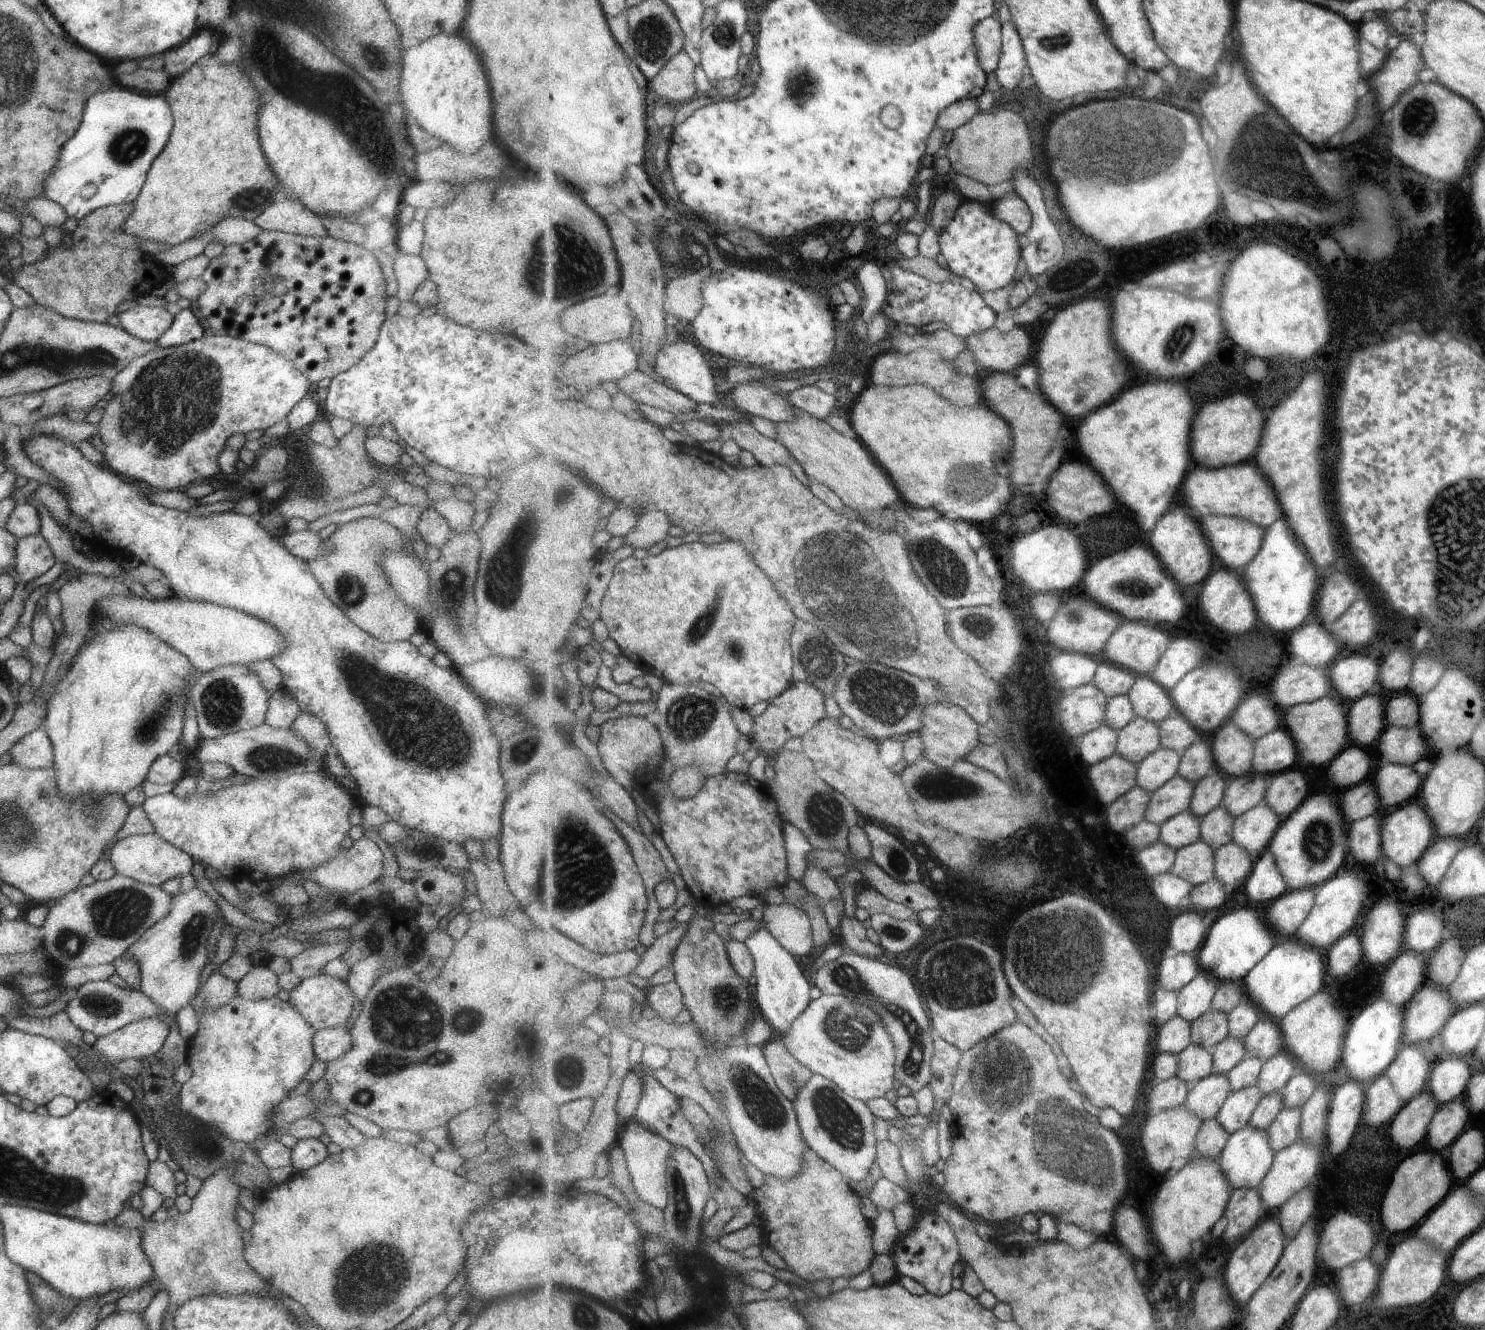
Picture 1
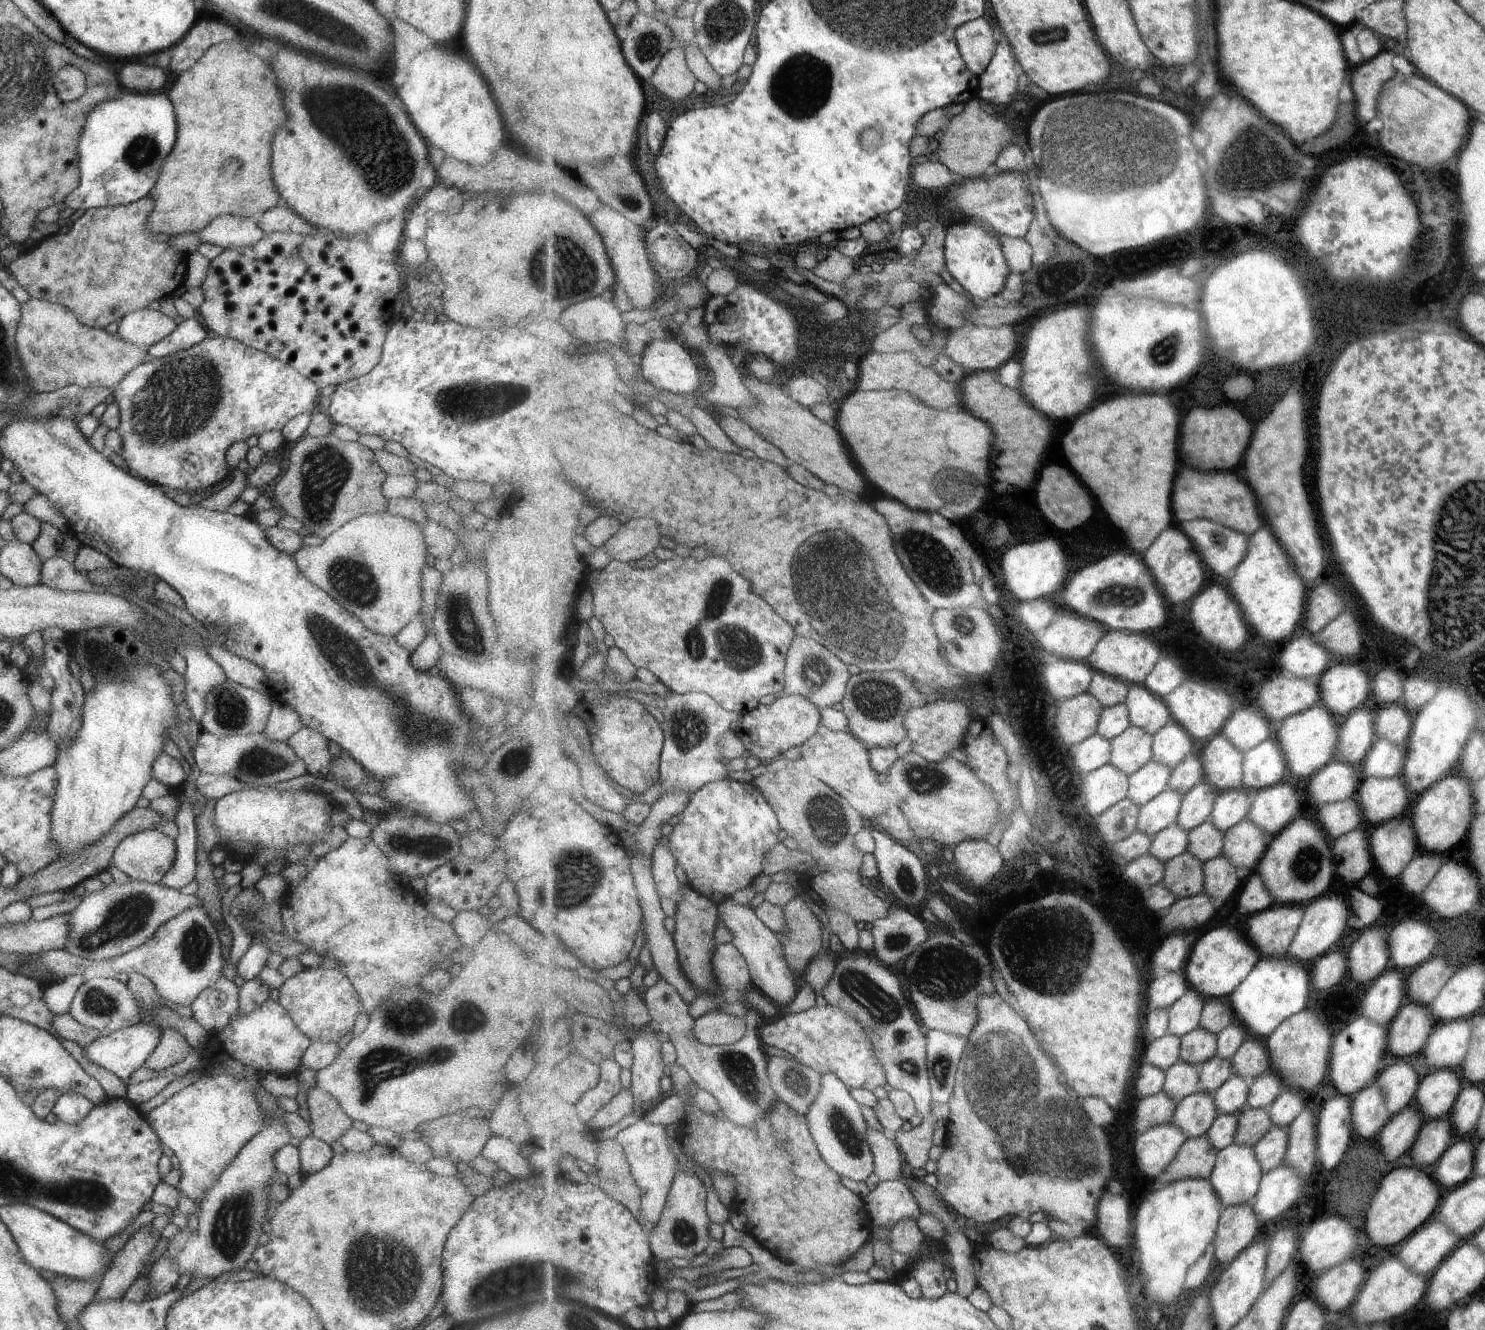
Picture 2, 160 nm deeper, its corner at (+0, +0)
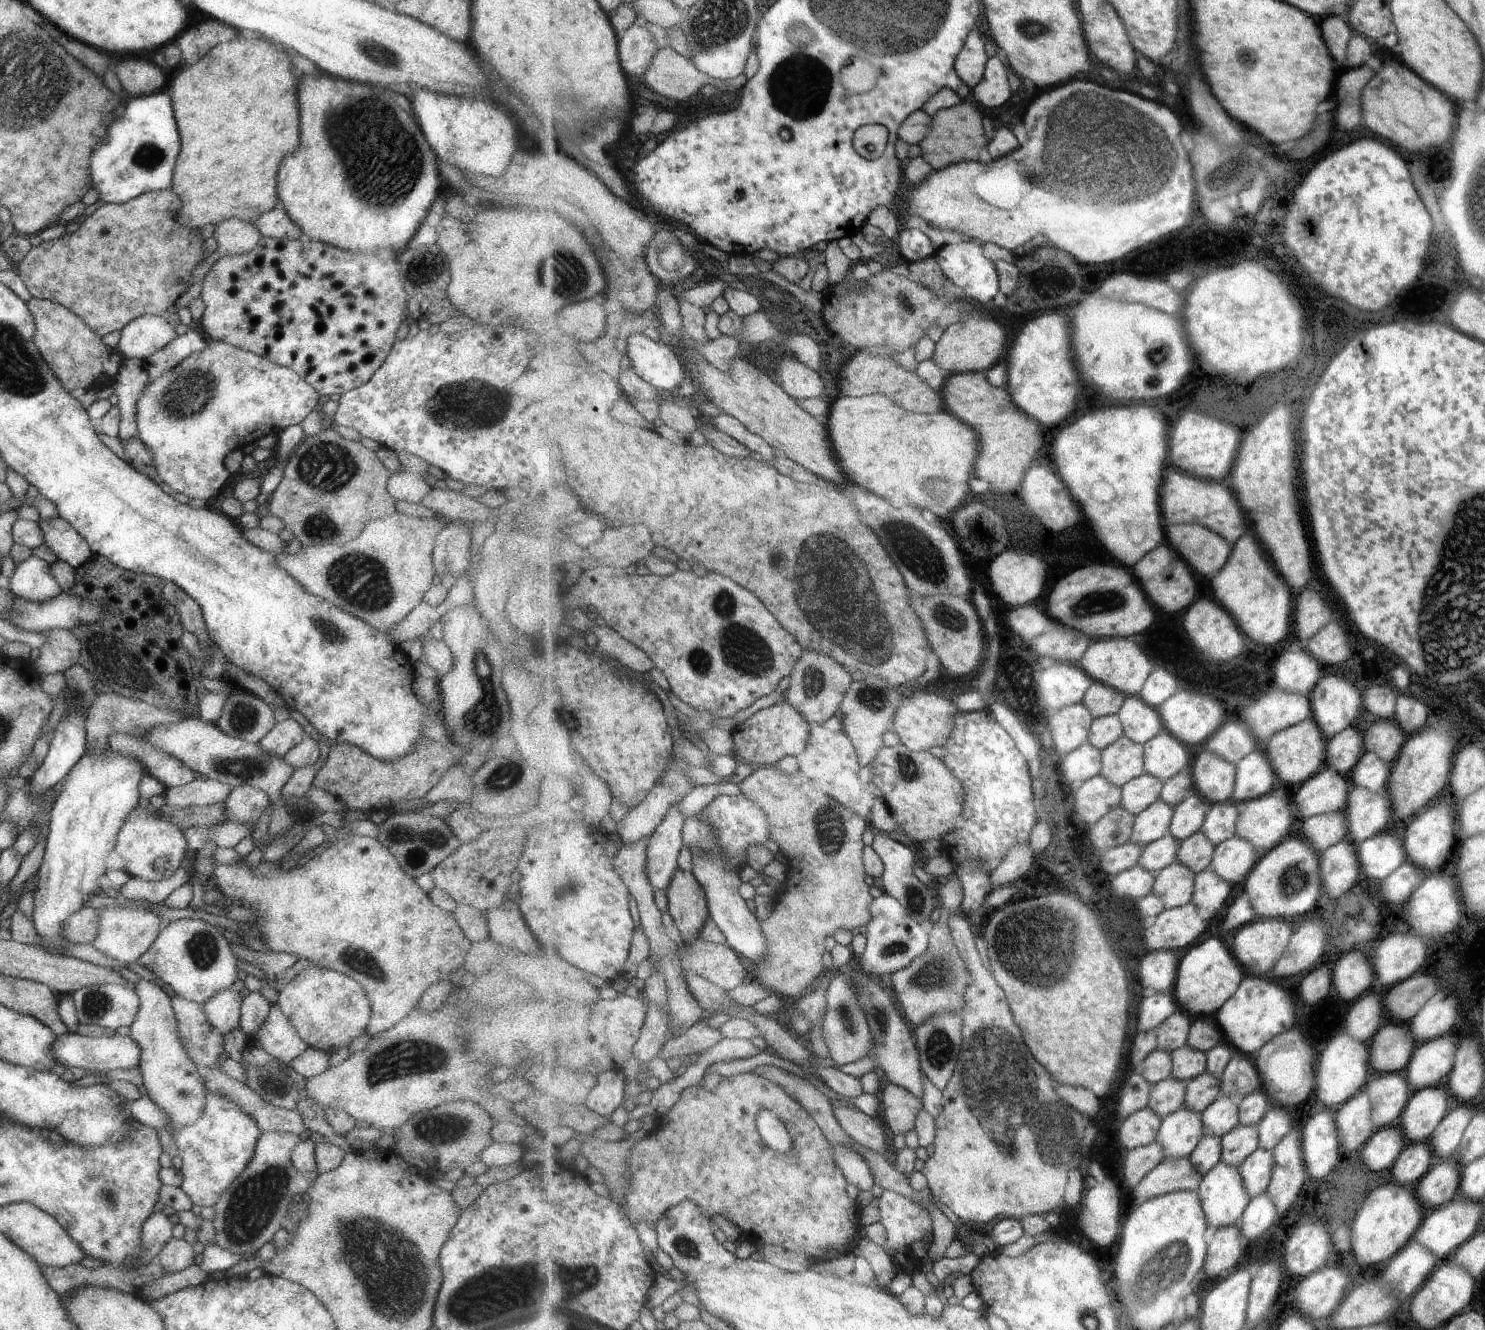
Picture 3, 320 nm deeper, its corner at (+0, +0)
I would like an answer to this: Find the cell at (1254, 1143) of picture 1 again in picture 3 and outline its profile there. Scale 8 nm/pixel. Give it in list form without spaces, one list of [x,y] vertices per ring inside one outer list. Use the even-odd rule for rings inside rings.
[[[1220,1162],[1217,1167],[1201,1179],[1196,1195],[1201,1200],[1208,1226],[1217,1229],[1232,1227],[1239,1222],[1252,1201],[1245,1190],[1240,1169],[1223,1162]]]

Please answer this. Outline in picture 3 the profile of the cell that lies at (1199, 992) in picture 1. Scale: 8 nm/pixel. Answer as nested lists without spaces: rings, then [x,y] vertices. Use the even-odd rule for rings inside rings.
[[[1179,1008],[1169,1020],[1166,1020],[1156,1033],[1159,1036],[1158,1049],[1173,1054],[1187,1046],[1188,1036],[1193,1024],[1193,1016]]]

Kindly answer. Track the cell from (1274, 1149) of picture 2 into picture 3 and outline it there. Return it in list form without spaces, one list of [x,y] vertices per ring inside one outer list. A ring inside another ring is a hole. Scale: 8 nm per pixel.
[[[1257,1149],[1240,1166],[1240,1173],[1243,1179],[1245,1190],[1251,1200],[1263,1195],[1269,1188],[1274,1158],[1272,1151]]]

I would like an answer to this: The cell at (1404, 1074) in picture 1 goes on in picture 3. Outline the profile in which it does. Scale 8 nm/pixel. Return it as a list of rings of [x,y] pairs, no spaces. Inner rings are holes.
[[[1403,1074],[1373,1075],[1365,1088],[1371,1105],[1371,1124],[1377,1130],[1395,1124],[1411,1093]]]

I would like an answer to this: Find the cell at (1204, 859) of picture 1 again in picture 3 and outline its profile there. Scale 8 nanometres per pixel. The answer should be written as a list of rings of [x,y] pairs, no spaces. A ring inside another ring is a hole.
[[[1176,862],[1156,874],[1153,894],[1160,897],[1166,910],[1188,905],[1192,902],[1195,877],[1196,874],[1190,868],[1187,868],[1184,864],[1179,864]]]

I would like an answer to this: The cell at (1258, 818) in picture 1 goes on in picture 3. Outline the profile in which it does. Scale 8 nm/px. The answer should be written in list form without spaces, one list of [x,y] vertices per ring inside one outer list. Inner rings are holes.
[[[1233,837],[1215,847],[1210,870],[1230,885],[1246,879],[1261,857],[1256,848],[1242,837]]]

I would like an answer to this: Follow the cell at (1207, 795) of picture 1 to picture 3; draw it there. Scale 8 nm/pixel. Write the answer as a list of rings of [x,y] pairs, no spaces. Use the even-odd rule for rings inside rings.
[[[1197,793],[1175,806],[1169,834],[1180,843],[1202,830],[1211,802]]]

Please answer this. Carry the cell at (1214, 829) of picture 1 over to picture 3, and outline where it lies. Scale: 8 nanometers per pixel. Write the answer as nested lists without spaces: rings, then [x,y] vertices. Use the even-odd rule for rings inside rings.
[[[1202,830],[1181,842],[1179,847],[1177,863],[1190,868],[1196,876],[1210,870],[1216,846]]]

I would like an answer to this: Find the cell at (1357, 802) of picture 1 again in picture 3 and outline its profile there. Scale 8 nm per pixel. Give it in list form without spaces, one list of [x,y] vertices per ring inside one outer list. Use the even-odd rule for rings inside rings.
[[[1342,812],[1317,815],[1301,821],[1301,836],[1316,850],[1317,854],[1323,854],[1329,848],[1343,840],[1346,836],[1346,818]]]

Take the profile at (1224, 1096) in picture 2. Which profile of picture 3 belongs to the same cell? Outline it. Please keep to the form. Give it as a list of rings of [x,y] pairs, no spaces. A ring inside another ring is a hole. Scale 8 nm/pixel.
[[[1221,1096],[1202,1113],[1205,1136],[1223,1138],[1226,1134],[1234,1131],[1240,1124],[1239,1101]]]

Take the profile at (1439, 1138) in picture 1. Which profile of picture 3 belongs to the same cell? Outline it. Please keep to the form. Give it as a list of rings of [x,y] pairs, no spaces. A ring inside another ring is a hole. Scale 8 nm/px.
[[[1427,1142],[1405,1144],[1389,1170],[1389,1176],[1395,1184],[1411,1187],[1411,1182],[1417,1182],[1433,1163]]]

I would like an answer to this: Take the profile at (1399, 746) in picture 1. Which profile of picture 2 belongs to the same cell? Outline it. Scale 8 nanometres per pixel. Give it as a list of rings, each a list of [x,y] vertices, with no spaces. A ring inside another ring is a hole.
[[[1376,740],[1363,759],[1361,777],[1389,778],[1401,775],[1406,759],[1405,742],[1393,744],[1388,740]]]

